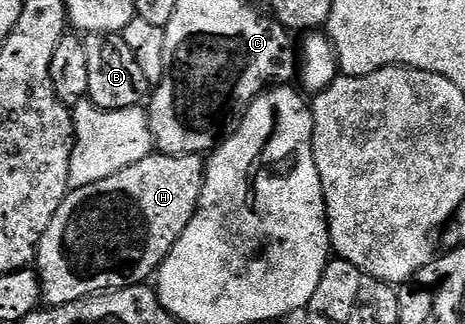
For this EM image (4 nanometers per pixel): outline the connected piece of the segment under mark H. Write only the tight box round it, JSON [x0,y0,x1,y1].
[37,151,207,307]

